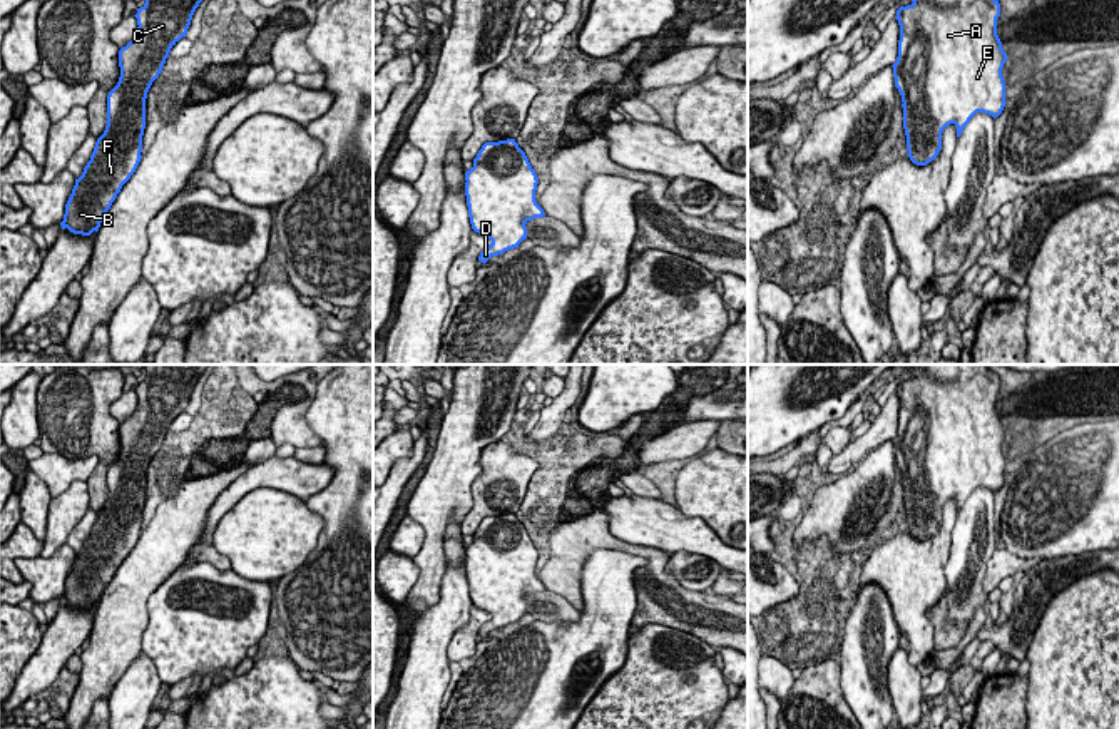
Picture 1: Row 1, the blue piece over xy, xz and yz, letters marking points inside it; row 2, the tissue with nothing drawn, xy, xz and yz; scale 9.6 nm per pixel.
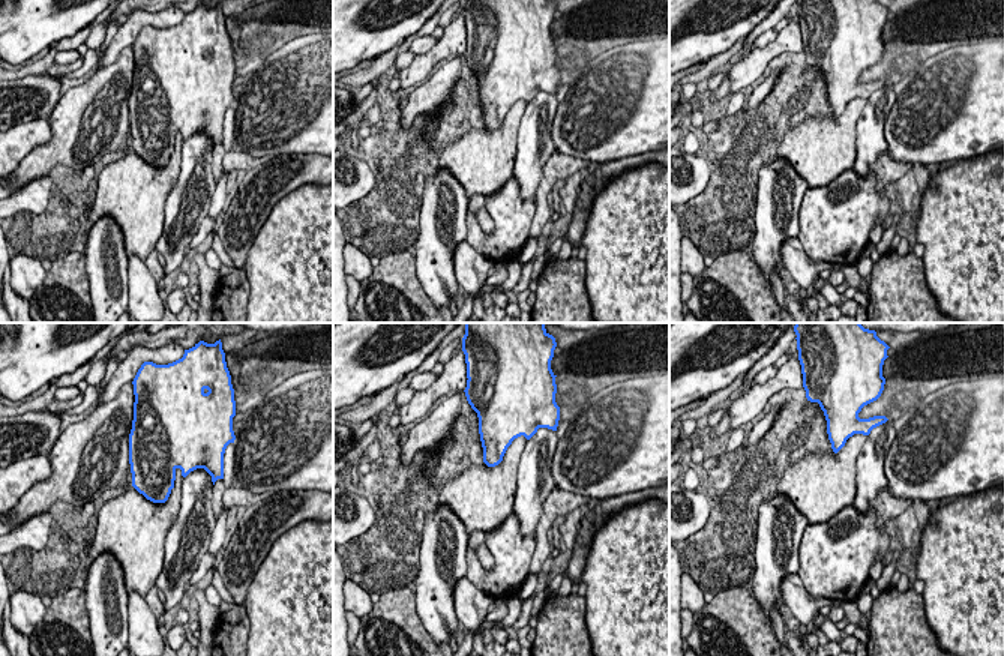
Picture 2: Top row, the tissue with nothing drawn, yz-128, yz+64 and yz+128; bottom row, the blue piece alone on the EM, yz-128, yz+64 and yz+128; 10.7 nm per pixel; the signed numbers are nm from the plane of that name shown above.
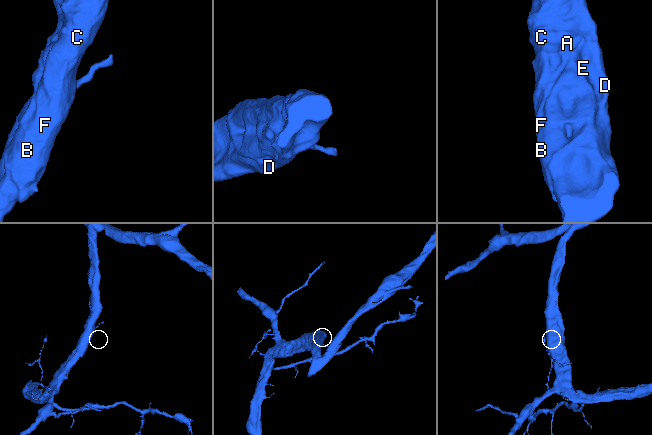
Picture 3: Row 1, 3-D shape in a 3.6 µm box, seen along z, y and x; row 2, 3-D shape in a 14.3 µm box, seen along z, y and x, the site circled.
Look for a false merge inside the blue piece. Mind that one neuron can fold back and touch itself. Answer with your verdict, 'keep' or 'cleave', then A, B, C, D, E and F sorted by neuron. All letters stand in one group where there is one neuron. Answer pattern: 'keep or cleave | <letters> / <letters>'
keep | A B C D E F

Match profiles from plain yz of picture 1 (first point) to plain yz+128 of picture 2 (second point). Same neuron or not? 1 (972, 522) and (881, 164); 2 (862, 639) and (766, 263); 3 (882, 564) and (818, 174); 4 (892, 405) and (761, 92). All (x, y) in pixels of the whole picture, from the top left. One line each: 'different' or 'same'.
1: different
2: same
3: same
4: different

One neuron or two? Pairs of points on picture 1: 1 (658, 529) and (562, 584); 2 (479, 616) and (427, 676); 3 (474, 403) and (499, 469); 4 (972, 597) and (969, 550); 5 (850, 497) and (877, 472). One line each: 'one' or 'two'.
1: two
2: two
3: two
4: one
5: one

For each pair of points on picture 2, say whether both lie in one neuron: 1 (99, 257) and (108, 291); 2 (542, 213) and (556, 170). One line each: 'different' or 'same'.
1: same
2: same

